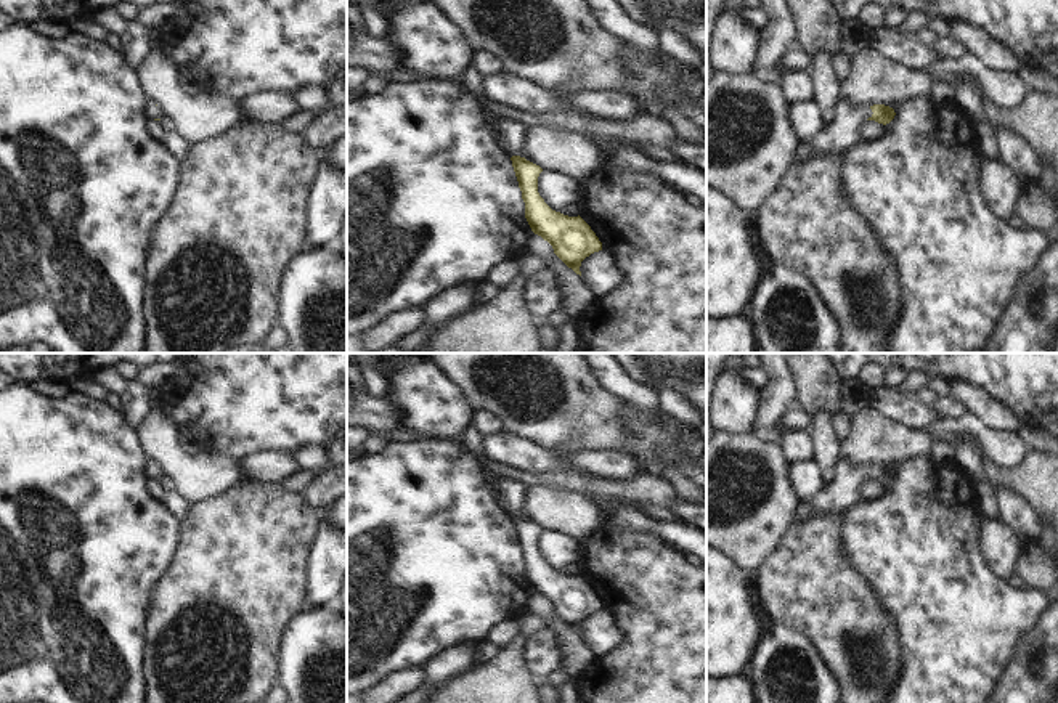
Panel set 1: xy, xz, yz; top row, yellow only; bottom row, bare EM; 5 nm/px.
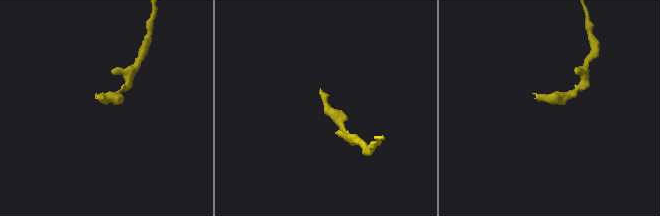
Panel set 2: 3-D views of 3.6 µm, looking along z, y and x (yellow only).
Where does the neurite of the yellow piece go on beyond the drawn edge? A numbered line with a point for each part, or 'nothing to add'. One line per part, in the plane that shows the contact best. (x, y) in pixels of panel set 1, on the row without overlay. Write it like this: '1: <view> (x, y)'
1: yz (843, 491)

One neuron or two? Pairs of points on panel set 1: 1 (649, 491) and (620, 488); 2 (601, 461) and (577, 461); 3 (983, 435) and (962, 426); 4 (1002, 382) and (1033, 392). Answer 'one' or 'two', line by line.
1: one
2: one
3: one
4: one

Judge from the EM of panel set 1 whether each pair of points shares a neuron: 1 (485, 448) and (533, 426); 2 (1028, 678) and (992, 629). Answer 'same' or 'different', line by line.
1: different
2: different

